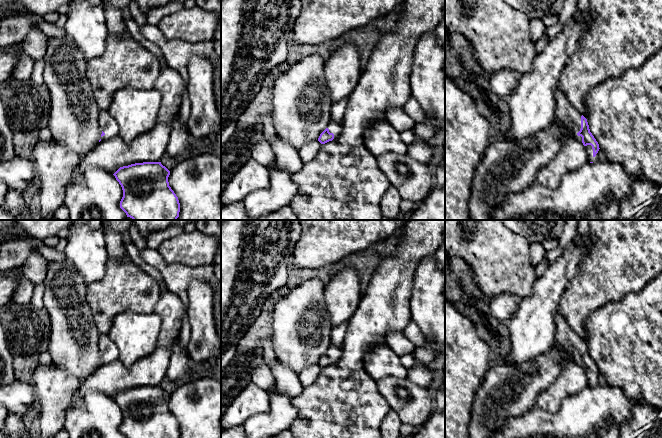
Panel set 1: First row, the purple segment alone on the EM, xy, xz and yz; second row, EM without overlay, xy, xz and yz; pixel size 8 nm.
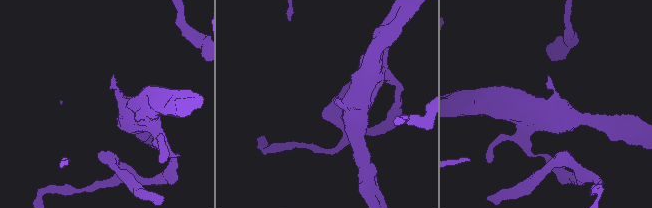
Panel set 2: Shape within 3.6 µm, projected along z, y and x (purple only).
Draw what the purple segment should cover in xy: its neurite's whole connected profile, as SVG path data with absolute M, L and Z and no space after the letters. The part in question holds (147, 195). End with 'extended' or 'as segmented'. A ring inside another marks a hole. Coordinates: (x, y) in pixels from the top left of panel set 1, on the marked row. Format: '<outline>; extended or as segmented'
M161 162L120 167L114 174L122 187L120 208L133 220L177 220L178 197L169 186L170 171Z; as segmented

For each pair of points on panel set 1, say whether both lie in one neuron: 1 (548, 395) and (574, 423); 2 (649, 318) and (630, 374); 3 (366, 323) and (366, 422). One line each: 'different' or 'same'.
1: different
2: same
3: same

